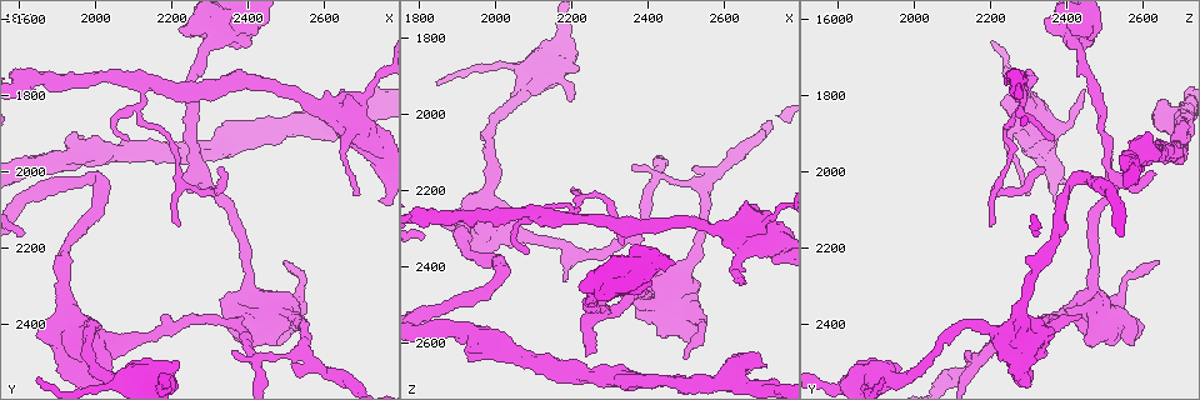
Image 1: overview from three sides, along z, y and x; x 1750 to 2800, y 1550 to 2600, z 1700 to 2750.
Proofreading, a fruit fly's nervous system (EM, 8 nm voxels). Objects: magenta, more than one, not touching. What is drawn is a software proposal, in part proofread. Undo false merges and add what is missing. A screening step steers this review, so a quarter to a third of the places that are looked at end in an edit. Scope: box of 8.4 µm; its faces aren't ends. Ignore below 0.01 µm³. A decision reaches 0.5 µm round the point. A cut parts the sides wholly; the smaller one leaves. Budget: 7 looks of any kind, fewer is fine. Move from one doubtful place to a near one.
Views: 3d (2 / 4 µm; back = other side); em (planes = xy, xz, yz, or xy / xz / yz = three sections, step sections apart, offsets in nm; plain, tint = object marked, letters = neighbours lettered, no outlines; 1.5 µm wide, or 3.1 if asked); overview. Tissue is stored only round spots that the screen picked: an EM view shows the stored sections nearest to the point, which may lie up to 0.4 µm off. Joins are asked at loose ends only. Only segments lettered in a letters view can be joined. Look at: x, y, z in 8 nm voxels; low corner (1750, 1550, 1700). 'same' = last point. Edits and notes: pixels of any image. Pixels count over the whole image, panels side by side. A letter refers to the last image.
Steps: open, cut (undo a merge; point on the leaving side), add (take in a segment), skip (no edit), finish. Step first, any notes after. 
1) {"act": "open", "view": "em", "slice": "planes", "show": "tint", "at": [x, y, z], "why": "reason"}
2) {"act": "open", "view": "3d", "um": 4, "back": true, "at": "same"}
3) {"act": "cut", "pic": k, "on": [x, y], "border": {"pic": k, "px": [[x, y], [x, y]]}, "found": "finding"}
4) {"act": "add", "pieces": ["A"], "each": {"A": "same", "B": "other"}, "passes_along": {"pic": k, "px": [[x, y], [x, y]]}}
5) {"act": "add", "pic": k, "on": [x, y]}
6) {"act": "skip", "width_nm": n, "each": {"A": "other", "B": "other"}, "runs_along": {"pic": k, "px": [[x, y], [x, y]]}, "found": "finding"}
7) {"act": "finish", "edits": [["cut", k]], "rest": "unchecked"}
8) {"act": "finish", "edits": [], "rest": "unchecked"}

{"act": "open", "view": "em", "slice": "xy", "step": 8, "show": "letters", "at": [2175, 2375, 2435]}

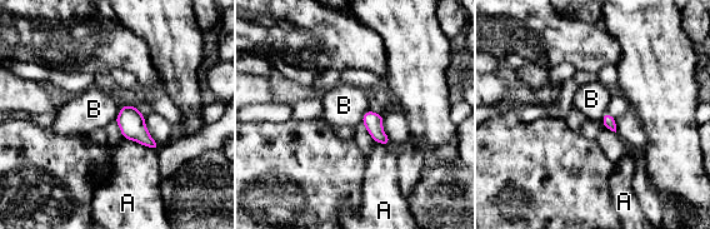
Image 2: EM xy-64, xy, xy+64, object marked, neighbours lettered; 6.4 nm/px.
{"act": "open", "view": "em", "slice": "planes", "show": "letters", "at": "same"}

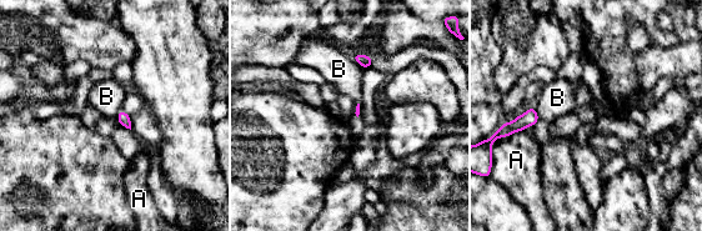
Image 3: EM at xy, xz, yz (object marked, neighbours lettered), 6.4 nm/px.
{"act": "skip", "each": {"A": "other", "B": "other"}, "border": {"pic": 3, "px": [[351, 56], [362, 69]]}, "found": "none of them fits"}

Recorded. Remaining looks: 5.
{"act": "open", "view": "em", "slice": "planes", "show": "letters", "at": [2490, 2240, 2640], "why": "thin end"}

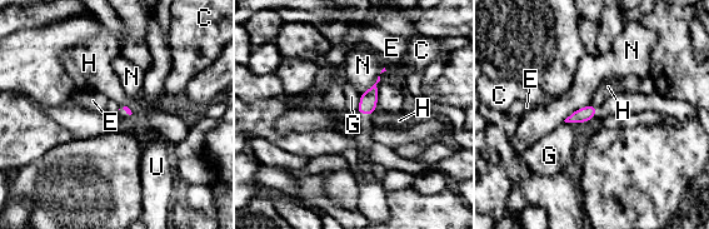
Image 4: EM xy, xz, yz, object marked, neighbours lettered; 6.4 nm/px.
{"act": "skip", "each": {"C": "other", "E": "other", "G": "other", "H": "other", "N": "other", "U": "other"}, "found": "no lettered segment goes on from it"}

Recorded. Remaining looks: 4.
{"act": "open", "view": "em", "slice": "xz", "step": 4, "show": "letters", "at": [2645, 1780, 2450], "why": "branch stops here"}

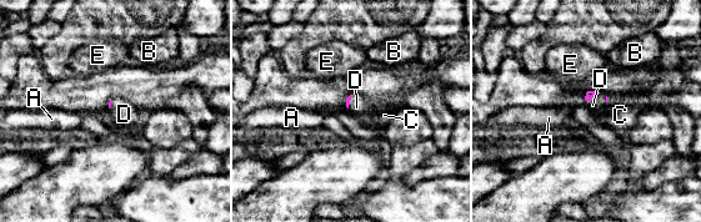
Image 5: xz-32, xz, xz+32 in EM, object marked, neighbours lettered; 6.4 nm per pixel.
{"act": "open", "view": "em", "slice": "planes", "show": "letters", "at": "same", "why": "cut it another way"}

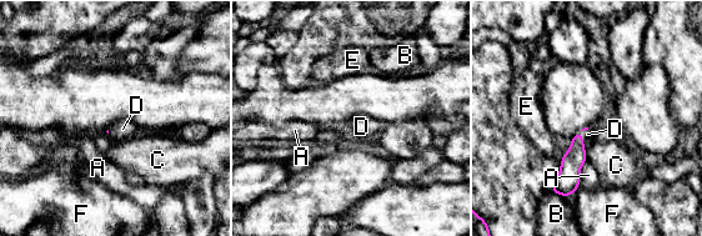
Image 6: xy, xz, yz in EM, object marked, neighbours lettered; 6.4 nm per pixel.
{"act": "add", "pieces": ["D"], "each": {"A": "other", "B": "other", "C": "other", "D": "same", "E": "other", "F": "other"}, "passes_along": {"pic": 6, "px": [[573, 159], [578, 134], [587, 134]]}, "found": "the cell continues"}

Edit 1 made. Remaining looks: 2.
{"act": "finish", "edits": [["add", 6]], "rest": "unchecked"}

